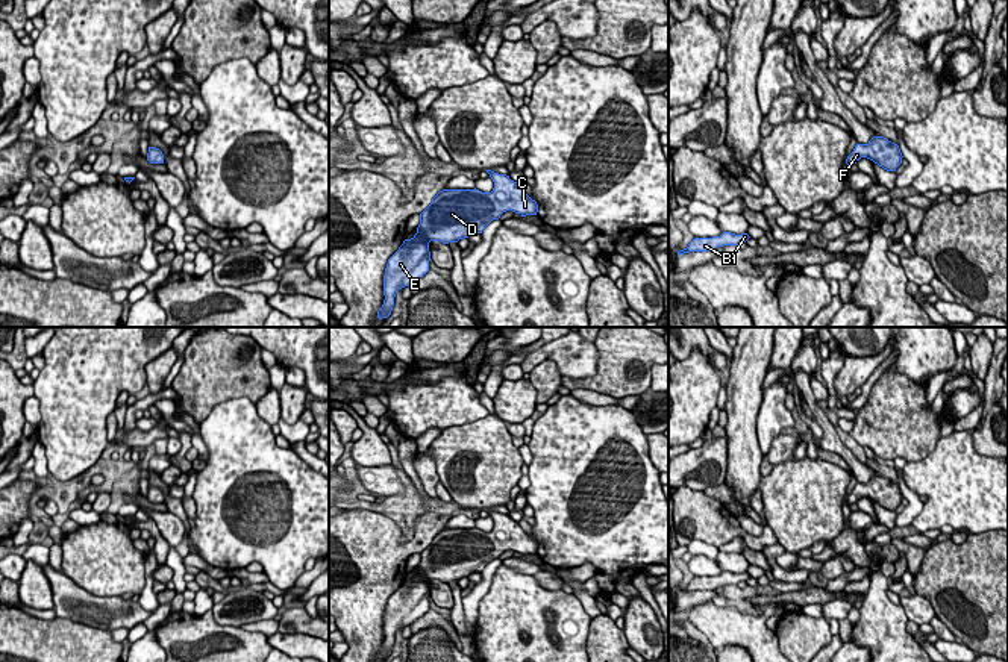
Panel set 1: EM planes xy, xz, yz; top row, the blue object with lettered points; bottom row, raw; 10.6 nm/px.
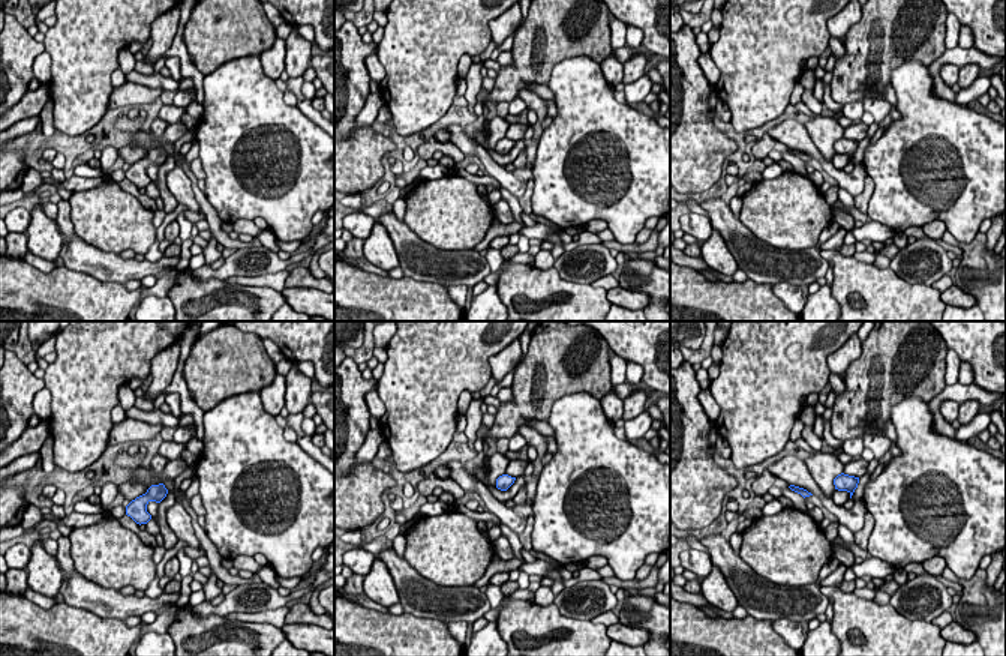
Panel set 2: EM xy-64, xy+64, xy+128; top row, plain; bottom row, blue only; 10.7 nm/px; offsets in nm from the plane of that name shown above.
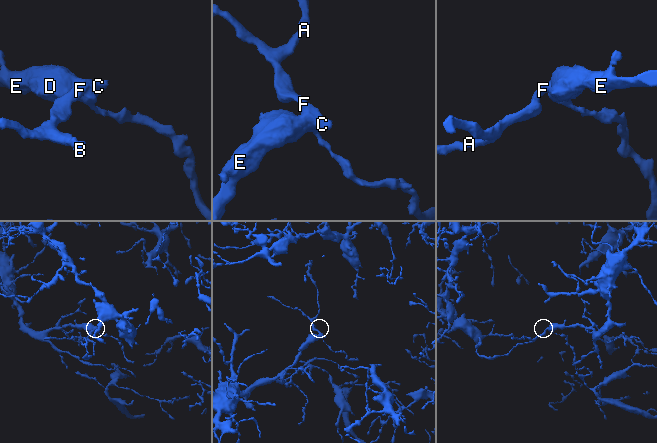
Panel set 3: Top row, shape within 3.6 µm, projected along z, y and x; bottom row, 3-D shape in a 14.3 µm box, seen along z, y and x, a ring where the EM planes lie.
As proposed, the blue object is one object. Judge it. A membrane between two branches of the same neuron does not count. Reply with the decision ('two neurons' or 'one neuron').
one neuron

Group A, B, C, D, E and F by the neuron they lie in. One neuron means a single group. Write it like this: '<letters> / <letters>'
A B C D E F

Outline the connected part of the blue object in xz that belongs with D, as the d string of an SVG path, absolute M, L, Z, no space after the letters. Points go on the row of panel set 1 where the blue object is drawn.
M487 170L494 182L491 192L479 189L443 189L420 214L417 233L405 239L399 250L388 259L383 276L383 304L377 318L388 318L399 289L412 285L429 271L429 242L458 242L499 220L506 211L537 215L538 205L506 174Z

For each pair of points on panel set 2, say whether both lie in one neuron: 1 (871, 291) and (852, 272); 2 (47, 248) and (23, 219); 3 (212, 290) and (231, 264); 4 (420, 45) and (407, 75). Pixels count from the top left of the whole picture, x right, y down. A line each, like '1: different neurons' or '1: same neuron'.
1: same neuron
2: different neurons
3: different neurons
4: same neuron

